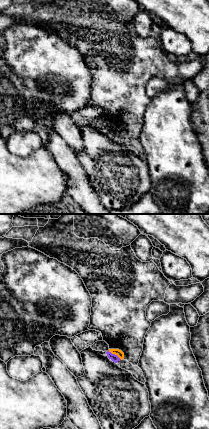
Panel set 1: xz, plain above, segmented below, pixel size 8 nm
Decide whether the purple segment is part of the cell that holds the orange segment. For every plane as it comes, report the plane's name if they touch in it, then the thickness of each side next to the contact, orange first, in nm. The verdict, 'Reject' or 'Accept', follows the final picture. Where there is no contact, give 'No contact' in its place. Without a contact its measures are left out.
Touches orange in xz. Thickness 60 nm (orange) against 60 nm

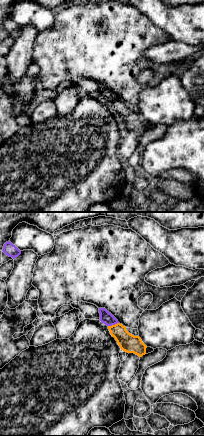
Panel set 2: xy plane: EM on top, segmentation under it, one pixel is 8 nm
Touches orange in xy. Thickness 150 nm (orange) against 100 nm

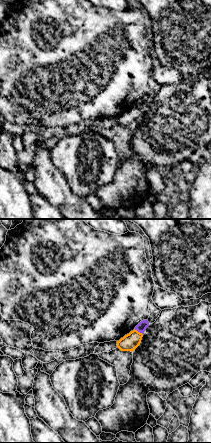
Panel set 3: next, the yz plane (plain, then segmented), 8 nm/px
Touches orange in yz. Thickness 140 nm (orange) against 80 nm

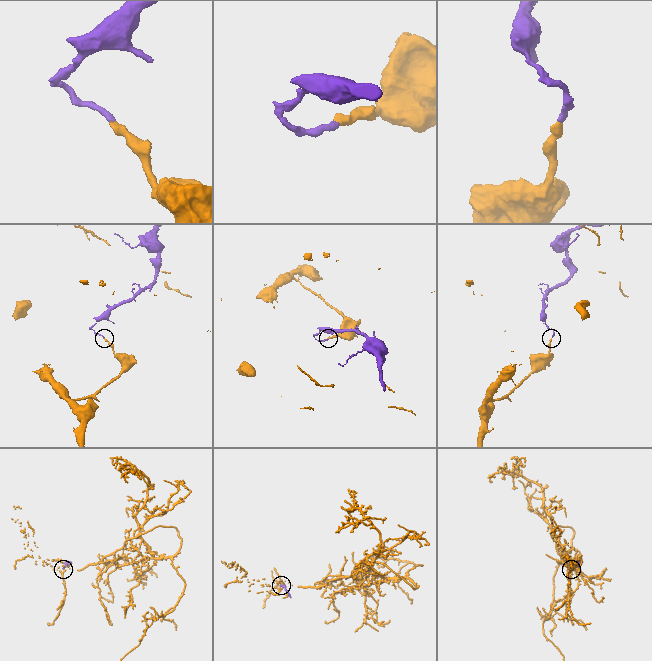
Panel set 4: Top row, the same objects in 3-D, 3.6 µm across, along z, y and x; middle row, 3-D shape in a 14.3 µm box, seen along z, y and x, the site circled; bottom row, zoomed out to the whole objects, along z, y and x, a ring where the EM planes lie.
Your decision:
Reject

